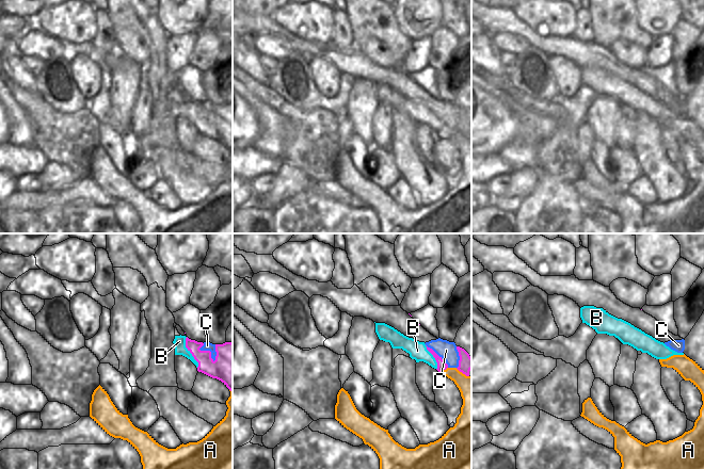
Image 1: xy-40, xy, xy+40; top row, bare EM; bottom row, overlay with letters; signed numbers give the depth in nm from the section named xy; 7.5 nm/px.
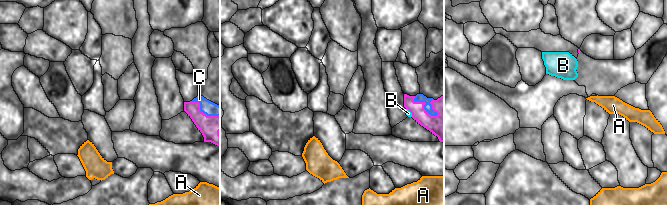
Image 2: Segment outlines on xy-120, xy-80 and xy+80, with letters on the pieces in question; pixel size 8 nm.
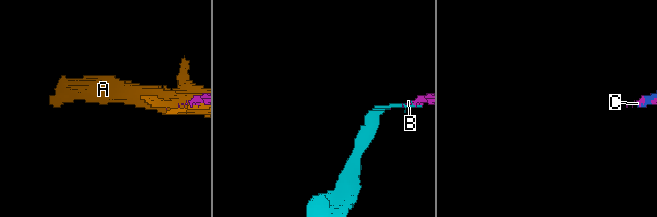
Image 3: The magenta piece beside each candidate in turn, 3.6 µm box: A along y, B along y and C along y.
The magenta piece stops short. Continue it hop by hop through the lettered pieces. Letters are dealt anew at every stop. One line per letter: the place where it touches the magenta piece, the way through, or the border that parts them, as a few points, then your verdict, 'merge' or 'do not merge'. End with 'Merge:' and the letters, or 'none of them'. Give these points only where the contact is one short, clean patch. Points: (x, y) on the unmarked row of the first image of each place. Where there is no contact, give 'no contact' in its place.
A: meets magenta in xy at (444, 130); border along xy (447, 128), (441, 134); do not merge
B: meets magenta in xy-40 at (190, 113); border along xy-40 (186, 98), (186, 109), (197, 124), (197, 128); do not merge
C: meets magenta in xy-40 at (209, 112); do not merge
Merge: none of them

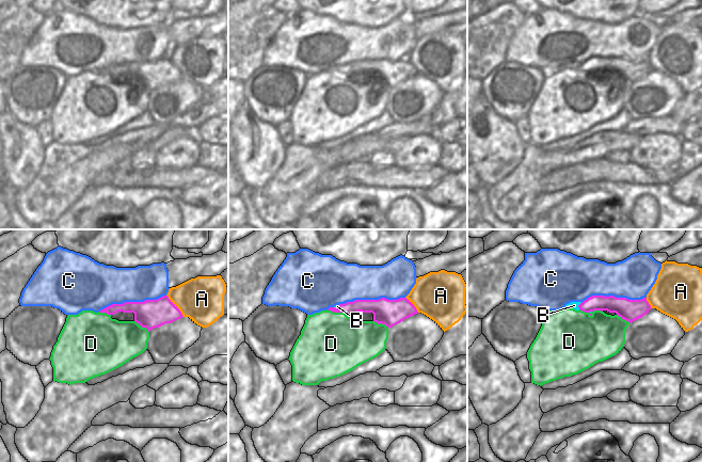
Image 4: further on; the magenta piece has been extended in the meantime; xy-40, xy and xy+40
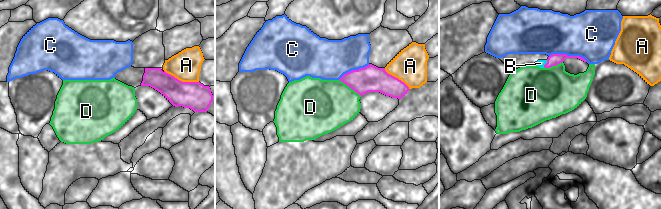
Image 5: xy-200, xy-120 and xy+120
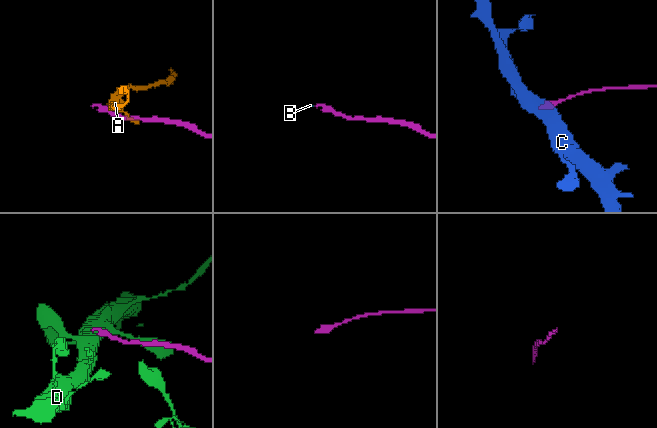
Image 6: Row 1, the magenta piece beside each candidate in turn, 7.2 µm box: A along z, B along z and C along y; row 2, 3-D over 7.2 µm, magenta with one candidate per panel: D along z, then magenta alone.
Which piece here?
A: meets magenta in xy-40 at (174, 66); border along xy-40 (166, 56), (184, 77); do not merge
B: meets magenta in xy+40 at (578, 66); merge
C: meets magenta in xy-40 at (132, 63); do not merge
D: meets magenta in xy at (340, 73); do not merge
Merge: B

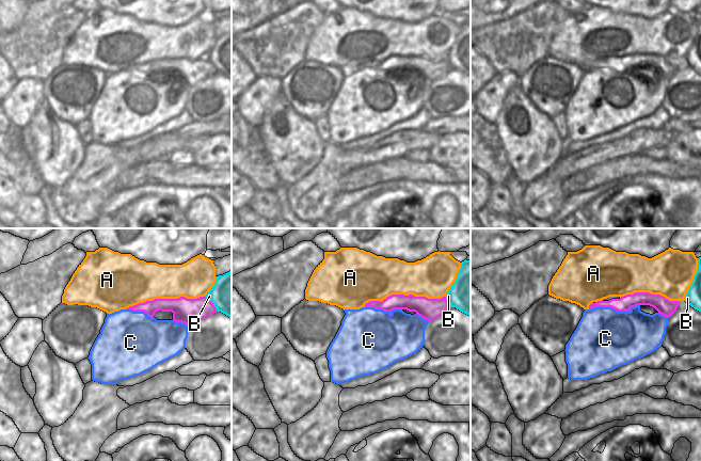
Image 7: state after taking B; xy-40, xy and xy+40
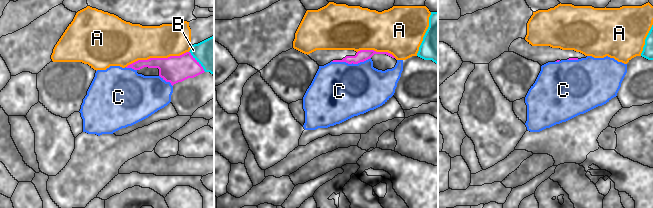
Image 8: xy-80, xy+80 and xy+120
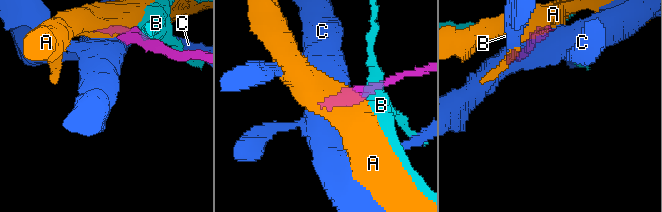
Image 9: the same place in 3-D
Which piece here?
A: meets magenta in xy at (403, 56); do not merge
B: meets magenta in xy-40 at (211, 64); border along xy-40 (205, 57), (218, 72); do not merge
C: meets magenta in xy+40 at (614, 69); do not merge
Merge: none of them

